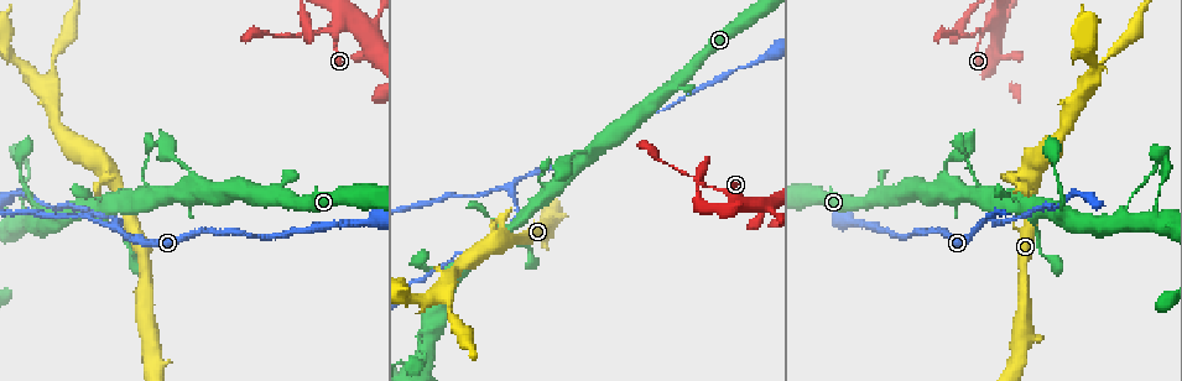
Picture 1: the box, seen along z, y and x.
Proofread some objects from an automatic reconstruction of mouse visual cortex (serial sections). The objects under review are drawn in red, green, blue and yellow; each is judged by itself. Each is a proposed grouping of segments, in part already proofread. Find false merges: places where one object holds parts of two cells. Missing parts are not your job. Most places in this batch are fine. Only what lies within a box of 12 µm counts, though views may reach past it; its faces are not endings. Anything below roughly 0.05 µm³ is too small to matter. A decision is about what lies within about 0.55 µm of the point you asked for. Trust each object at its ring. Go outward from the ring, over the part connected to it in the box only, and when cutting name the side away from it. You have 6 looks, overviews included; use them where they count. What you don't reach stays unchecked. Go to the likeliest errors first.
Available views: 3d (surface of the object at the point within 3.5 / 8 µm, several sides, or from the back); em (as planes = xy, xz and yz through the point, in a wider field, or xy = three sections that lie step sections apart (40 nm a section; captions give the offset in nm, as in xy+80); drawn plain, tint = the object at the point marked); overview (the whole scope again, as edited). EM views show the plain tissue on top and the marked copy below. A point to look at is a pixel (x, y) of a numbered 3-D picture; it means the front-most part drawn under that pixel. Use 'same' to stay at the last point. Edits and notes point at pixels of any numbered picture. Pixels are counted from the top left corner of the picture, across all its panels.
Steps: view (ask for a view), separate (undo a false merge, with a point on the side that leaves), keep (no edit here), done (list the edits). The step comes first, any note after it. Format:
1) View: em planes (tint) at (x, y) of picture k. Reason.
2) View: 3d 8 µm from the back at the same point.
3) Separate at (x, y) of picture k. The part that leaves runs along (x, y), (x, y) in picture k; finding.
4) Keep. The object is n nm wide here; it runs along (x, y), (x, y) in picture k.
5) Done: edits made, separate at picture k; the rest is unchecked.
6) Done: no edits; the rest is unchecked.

View: 3d 8 µm at (119, 226) of picture 1. Side arm on a straight run.

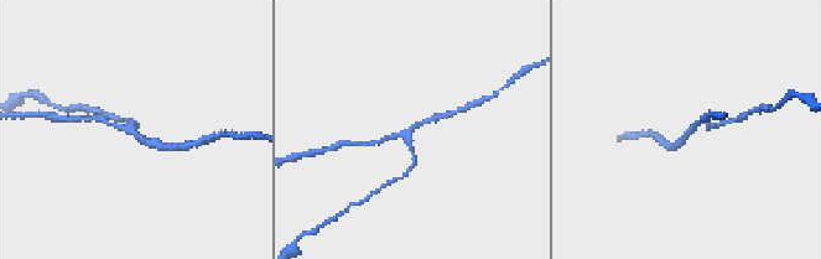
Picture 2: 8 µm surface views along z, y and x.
View: 3d 3.5 µm at (690, 129) of picture 2. Closer look.

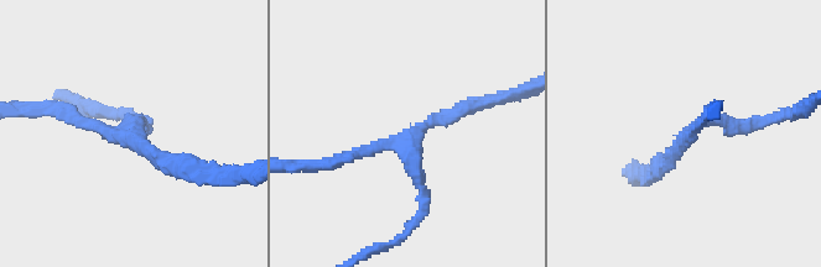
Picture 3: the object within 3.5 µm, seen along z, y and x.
View: em xy step 3 (tint) at (135, 139) of picture 3. 3 arms meet here; the arms are 150, 150, 150 nm wide.

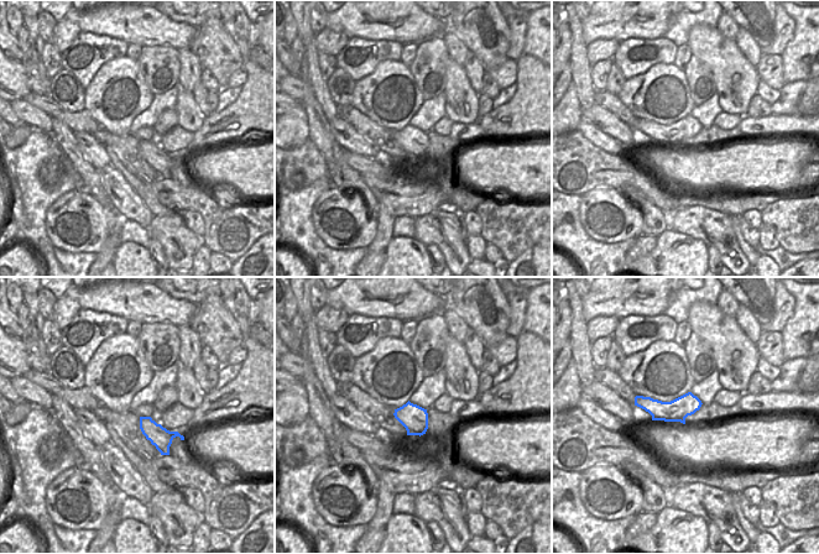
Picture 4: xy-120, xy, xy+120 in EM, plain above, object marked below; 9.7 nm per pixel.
Keep. It runs along (640, 403), (656, 408), (698, 403) in picture 4; all the same cell.

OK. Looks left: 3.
View: 3d 8 µm at (960, 36) of picture 1. Calibre changes.

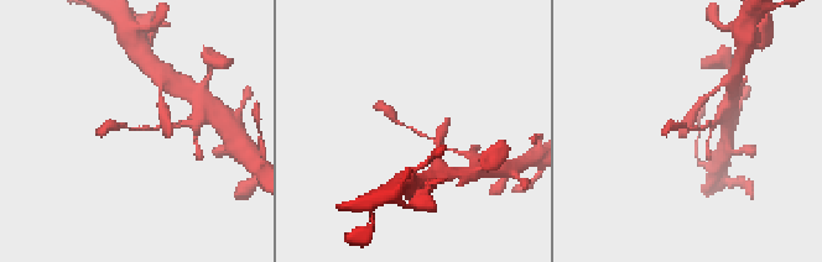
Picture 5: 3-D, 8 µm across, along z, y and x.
View: 3d 3.5 µm at (687, 130) of picture 5. Zoom in.

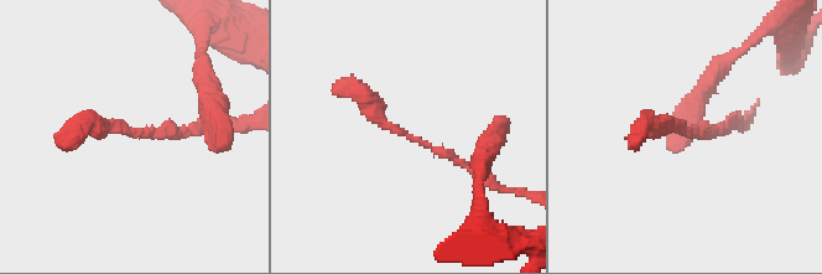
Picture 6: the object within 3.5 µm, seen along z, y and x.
View: em xy step 3 (tint) at (407, 135) of picture 6.

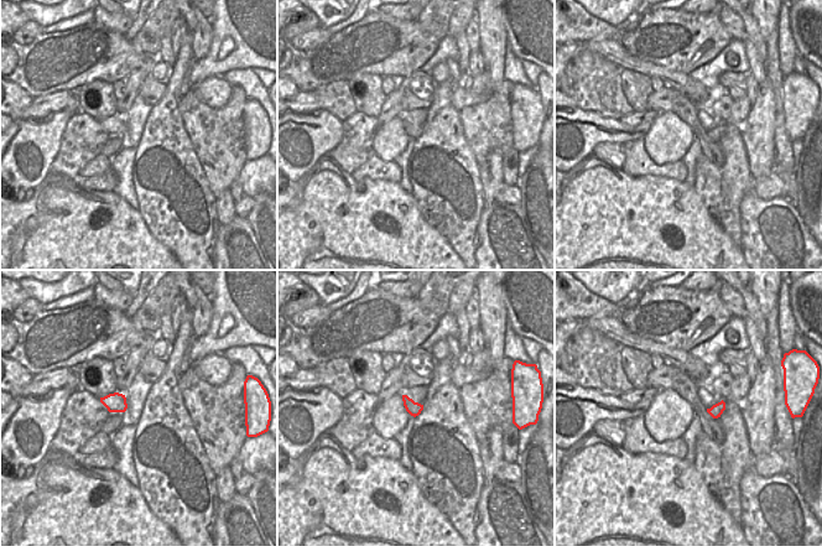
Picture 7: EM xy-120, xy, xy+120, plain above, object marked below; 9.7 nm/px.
Keep. It runs along (478, 176), (390, 129), (349, 87) in picture 6; one cell here.

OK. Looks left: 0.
Done: no edits; the rest is unchecked.

